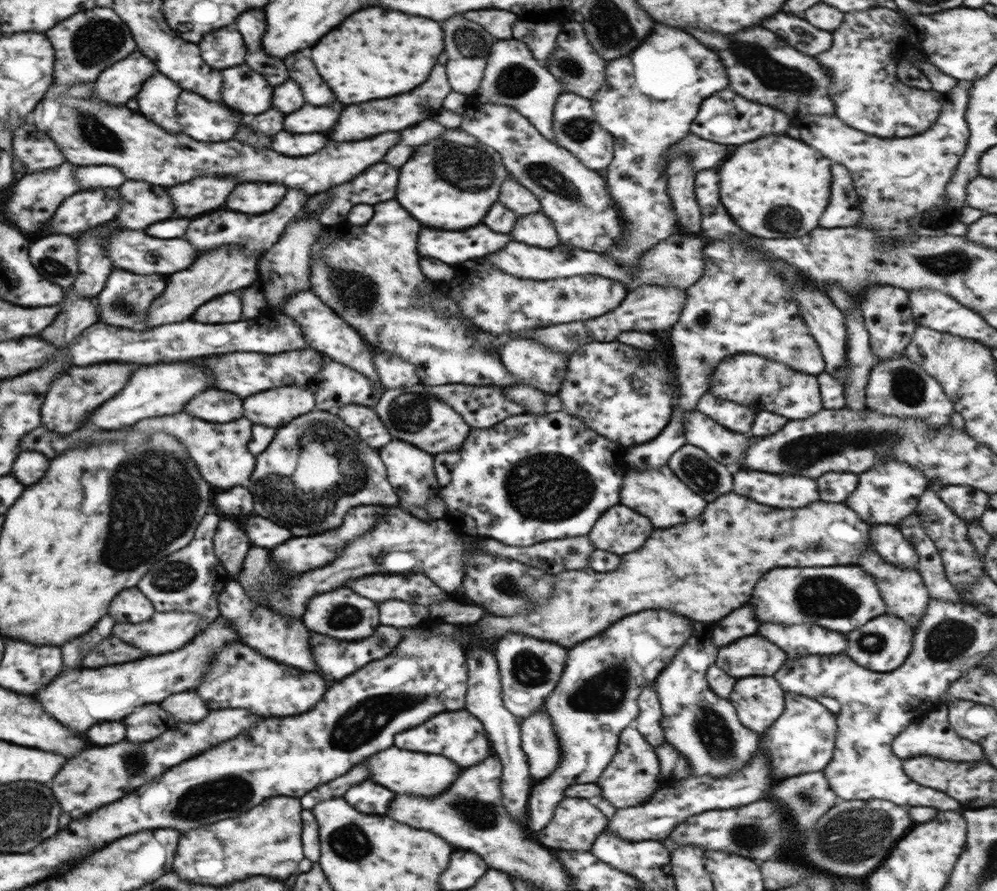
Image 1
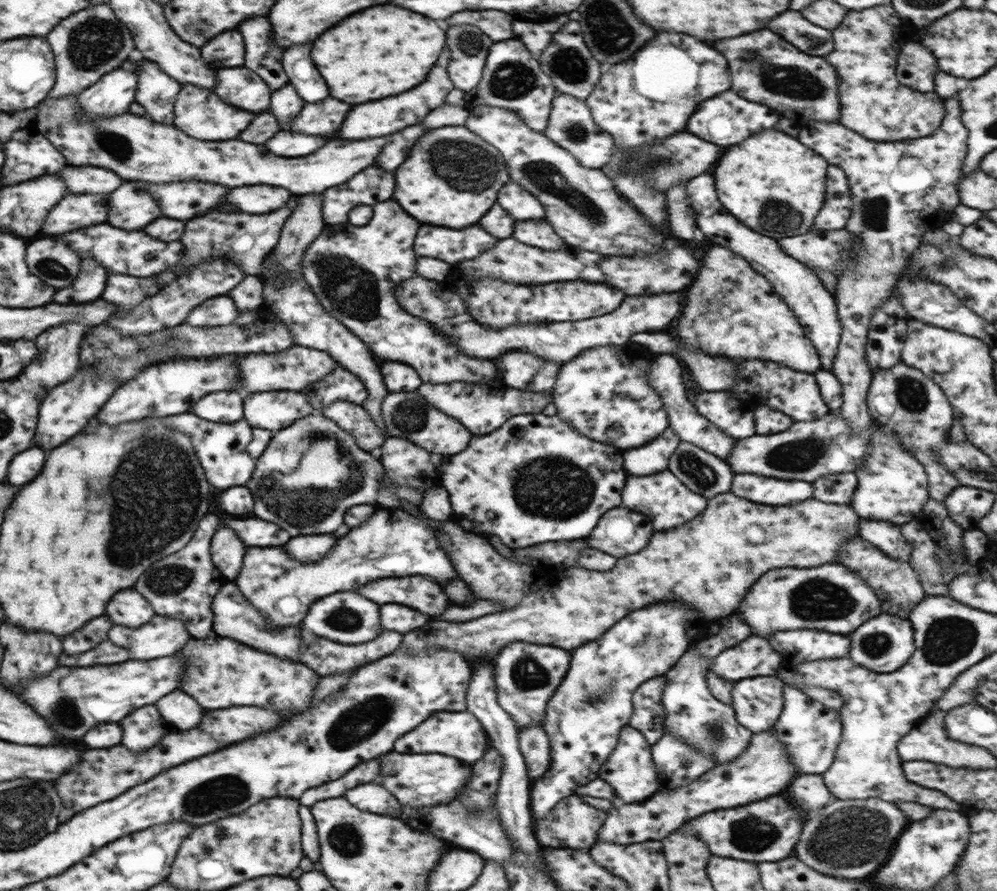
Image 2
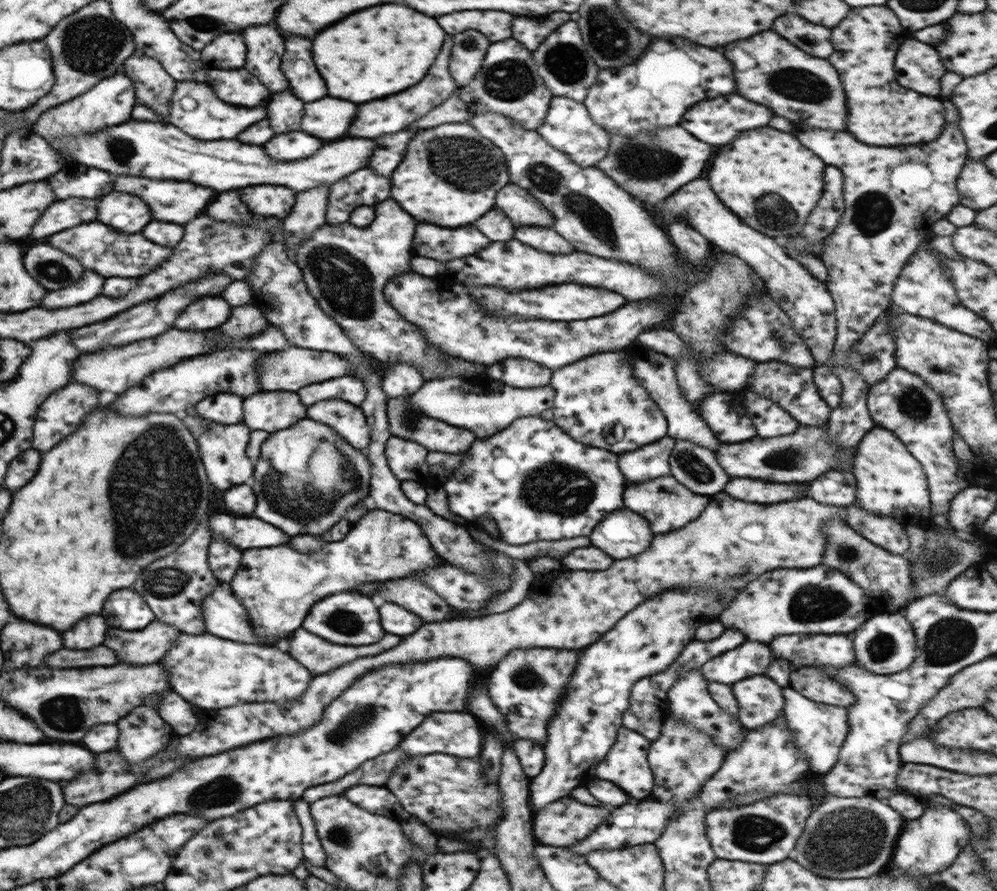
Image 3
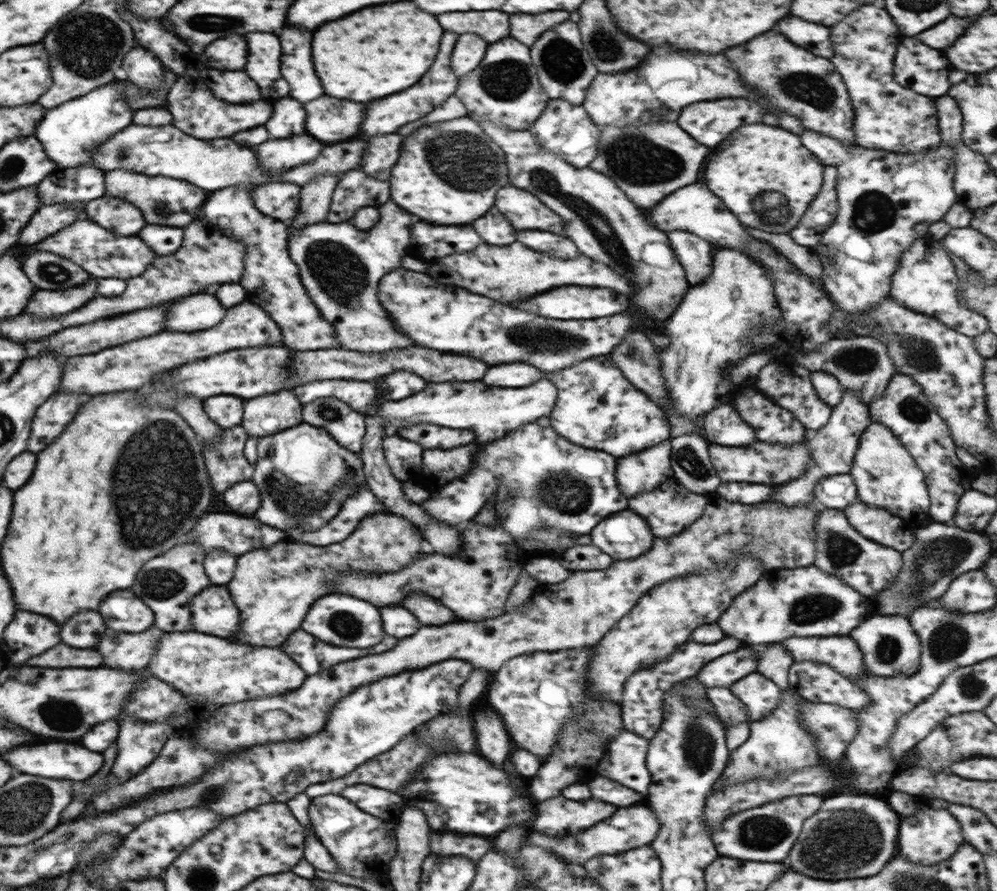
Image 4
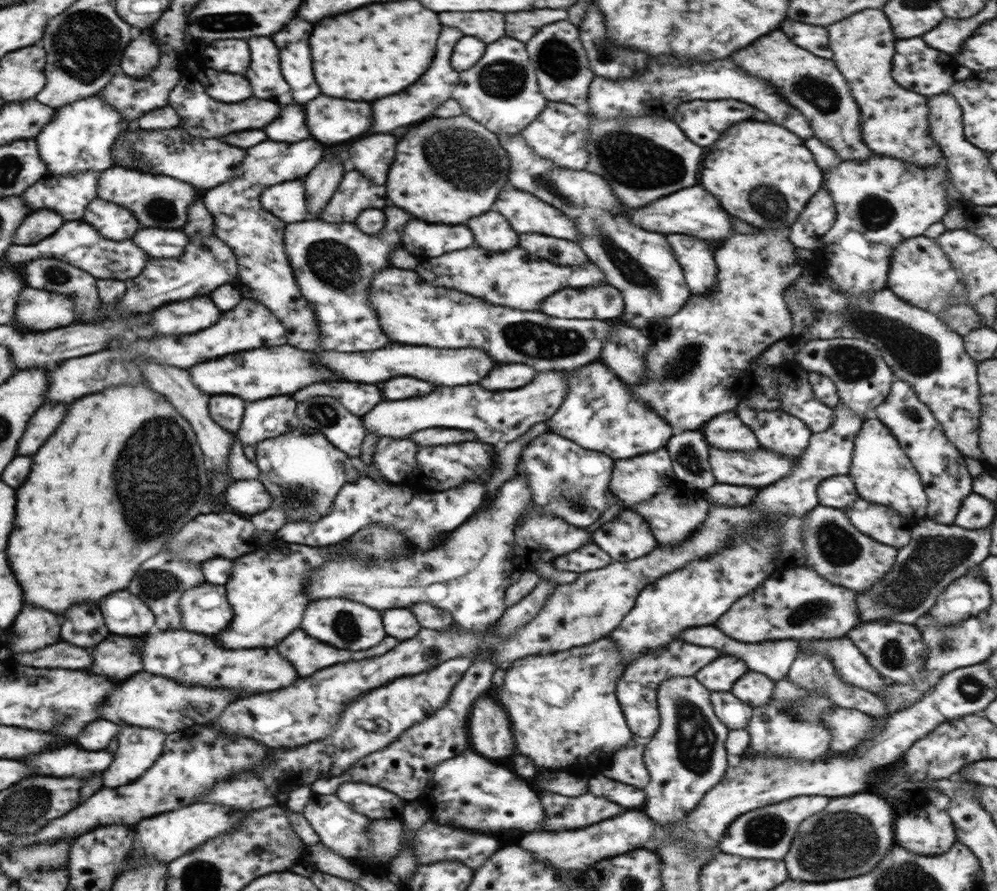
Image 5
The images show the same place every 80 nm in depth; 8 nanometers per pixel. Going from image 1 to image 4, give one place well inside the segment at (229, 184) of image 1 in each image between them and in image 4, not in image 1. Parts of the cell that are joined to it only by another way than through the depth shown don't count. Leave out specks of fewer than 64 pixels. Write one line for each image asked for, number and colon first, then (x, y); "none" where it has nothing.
2: (179, 201)
3: (169, 201)
4: (164, 202)

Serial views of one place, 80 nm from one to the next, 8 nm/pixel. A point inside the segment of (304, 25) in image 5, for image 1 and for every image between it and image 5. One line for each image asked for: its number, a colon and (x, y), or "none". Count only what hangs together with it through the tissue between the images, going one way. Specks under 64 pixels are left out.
1: (301, 69)
2: (302, 73)
3: (297, 64)
4: (297, 68)

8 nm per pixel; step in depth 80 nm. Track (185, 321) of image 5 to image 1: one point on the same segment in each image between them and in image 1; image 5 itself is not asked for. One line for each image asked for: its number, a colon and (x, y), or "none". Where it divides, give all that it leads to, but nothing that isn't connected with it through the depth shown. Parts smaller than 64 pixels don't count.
1: (227, 308)
2: (221, 310)
3: (204, 313)
4: (200, 311)

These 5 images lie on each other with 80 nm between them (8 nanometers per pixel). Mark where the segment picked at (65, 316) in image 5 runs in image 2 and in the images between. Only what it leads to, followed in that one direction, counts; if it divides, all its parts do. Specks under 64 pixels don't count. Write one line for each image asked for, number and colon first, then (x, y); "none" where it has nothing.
2: (91, 281)
3: (91, 285)
4: (43, 303)

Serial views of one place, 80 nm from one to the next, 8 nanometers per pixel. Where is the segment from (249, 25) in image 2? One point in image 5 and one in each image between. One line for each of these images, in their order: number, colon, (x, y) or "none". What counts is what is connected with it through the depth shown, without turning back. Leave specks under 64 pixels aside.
3: (265, 46)
4: (263, 66)
5: (264, 74)

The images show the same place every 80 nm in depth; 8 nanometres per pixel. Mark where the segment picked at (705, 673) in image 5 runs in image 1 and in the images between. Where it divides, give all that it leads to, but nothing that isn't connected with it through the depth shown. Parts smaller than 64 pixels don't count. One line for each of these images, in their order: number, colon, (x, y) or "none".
1: (752, 656)
2: (753, 657)
3: (750, 659)
4: (724, 671)

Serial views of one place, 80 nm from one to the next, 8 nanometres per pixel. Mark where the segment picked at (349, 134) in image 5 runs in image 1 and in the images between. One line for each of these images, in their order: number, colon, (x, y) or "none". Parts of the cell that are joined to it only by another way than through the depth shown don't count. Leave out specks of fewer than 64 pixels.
1: (306, 120)
2: (325, 118)
3: (329, 118)
4: (329, 120)

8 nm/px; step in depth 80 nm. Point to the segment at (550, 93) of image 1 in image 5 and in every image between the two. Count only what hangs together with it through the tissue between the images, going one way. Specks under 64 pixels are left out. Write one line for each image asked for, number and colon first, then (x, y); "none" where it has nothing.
2: (512, 79)
3: (507, 83)
4: (504, 87)
5: (501, 92)

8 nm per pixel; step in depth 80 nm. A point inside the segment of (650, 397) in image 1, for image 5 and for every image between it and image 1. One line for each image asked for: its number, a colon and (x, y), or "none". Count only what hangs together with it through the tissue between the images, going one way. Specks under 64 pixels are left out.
2: (604, 393)
3: (598, 402)
4: (597, 407)
5: (599, 413)

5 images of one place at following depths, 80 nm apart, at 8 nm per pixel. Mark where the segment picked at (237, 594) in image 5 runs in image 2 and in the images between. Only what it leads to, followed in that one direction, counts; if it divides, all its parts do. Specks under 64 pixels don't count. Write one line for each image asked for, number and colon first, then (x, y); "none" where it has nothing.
2: (395, 543)
3: (278, 586)
4: (274, 588)

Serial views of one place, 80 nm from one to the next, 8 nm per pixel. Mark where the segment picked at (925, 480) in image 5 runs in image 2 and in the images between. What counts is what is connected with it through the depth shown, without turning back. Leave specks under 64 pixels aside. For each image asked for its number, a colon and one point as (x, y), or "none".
2: (901, 397)
3: (902, 402)
4: (903, 408)

